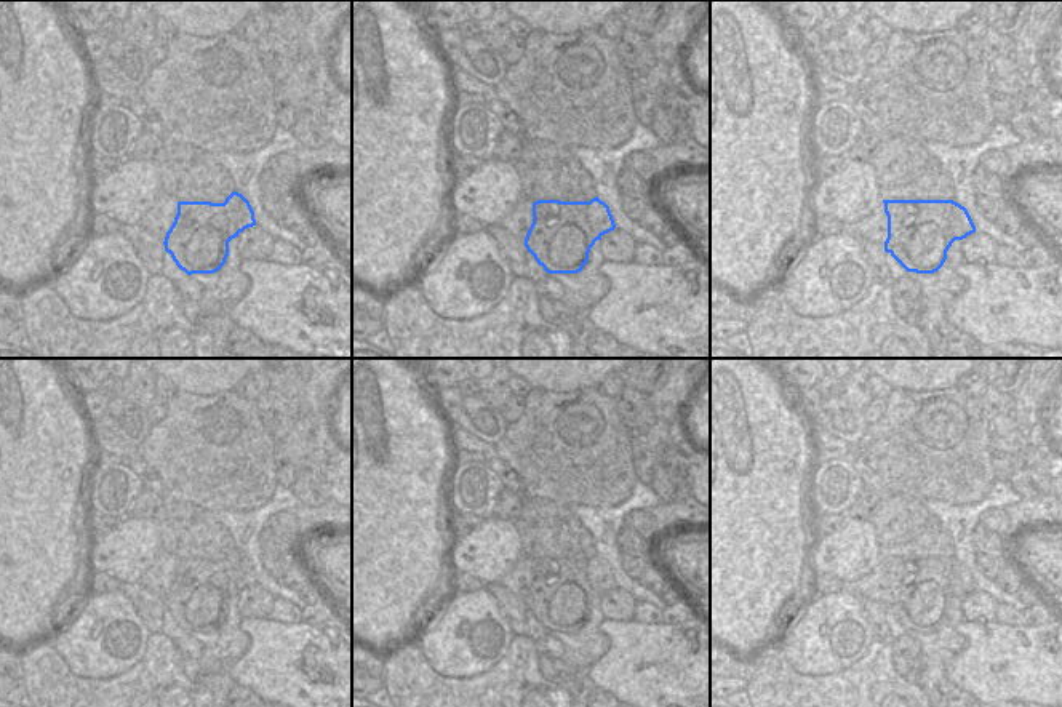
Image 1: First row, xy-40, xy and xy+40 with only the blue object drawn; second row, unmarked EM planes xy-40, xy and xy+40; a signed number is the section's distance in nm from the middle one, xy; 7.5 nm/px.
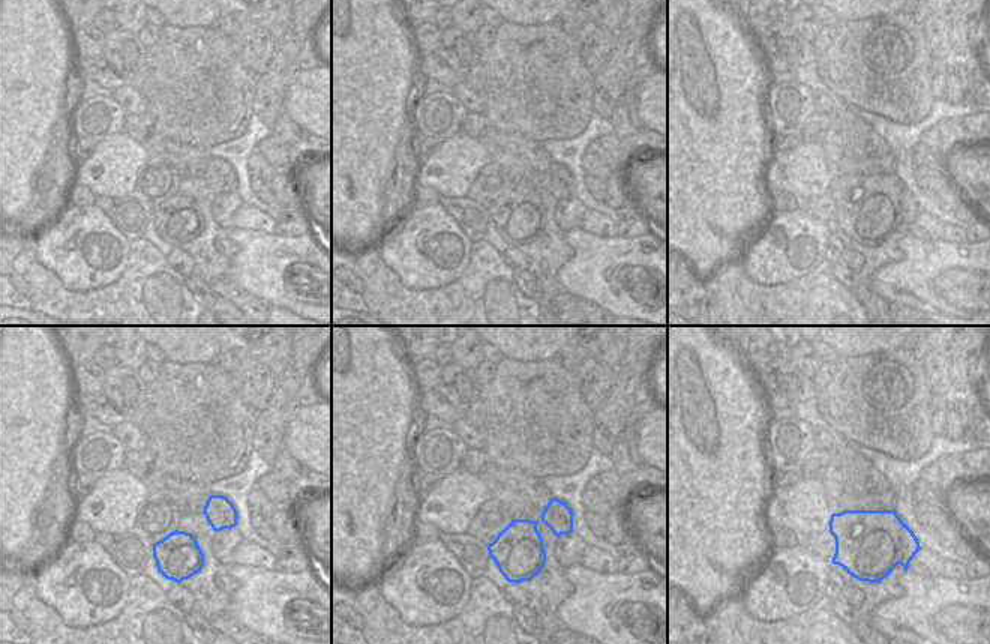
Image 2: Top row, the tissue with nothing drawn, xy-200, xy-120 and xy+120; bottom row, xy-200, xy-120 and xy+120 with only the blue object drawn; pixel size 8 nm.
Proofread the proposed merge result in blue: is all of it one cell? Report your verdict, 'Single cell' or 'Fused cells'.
Fused cells

